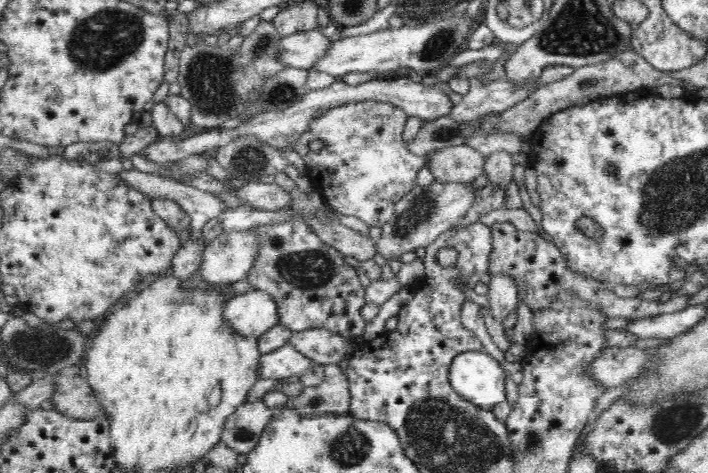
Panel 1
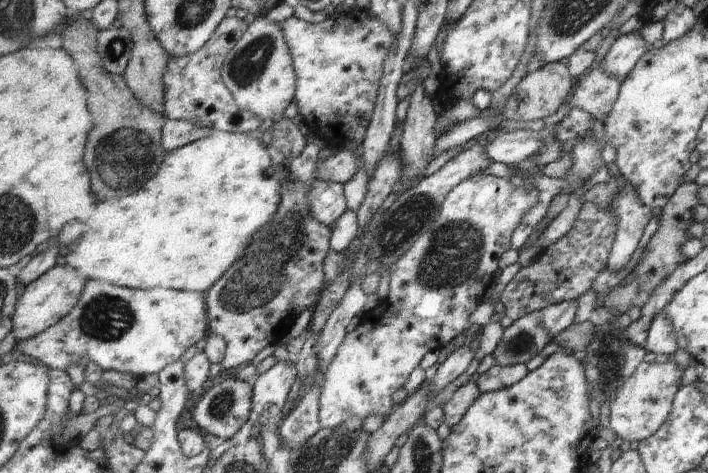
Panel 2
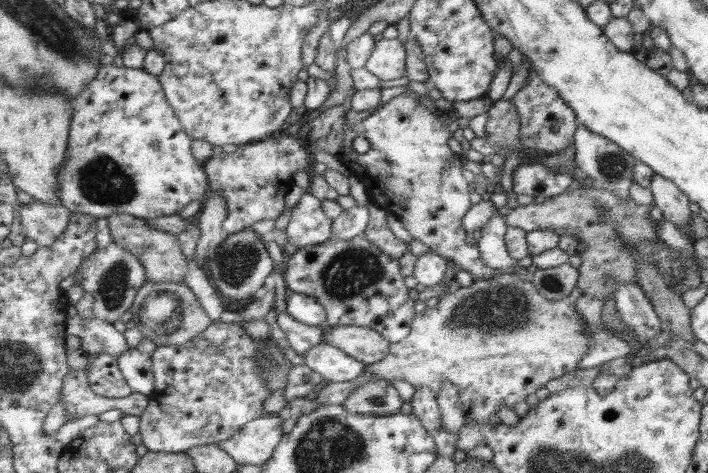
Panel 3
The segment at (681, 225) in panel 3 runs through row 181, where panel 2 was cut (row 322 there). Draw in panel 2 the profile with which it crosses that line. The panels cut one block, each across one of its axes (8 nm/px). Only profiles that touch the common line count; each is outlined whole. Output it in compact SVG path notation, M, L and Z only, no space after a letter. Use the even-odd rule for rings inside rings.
M659 312L655 316L655 320L651 322L649 330L647 330L647 338L643 342L643 350L655 354L659 360L671 360L673 354L677 352L673 334L671 334L671 326L665 320L663 312Z

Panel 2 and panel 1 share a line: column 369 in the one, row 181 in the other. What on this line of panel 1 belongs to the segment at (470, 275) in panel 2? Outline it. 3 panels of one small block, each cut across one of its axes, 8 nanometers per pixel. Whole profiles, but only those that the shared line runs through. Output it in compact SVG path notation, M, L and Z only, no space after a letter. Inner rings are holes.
M356 102L332 108L322 118L310 122L310 128L296 142L296 152L302 156L304 164L308 166L308 176L310 182L314 184L314 190L324 196L324 202L332 206L334 212L338 212L340 216L342 214L356 216L368 226L378 226L378 228L384 228L394 218L396 202L416 186L418 172L422 168L428 168L428 158L410 154L408 144L402 140L408 120L410 118L392 104ZM312 142L322 142L326 144L326 148L322 152L312 152L310 150Z

